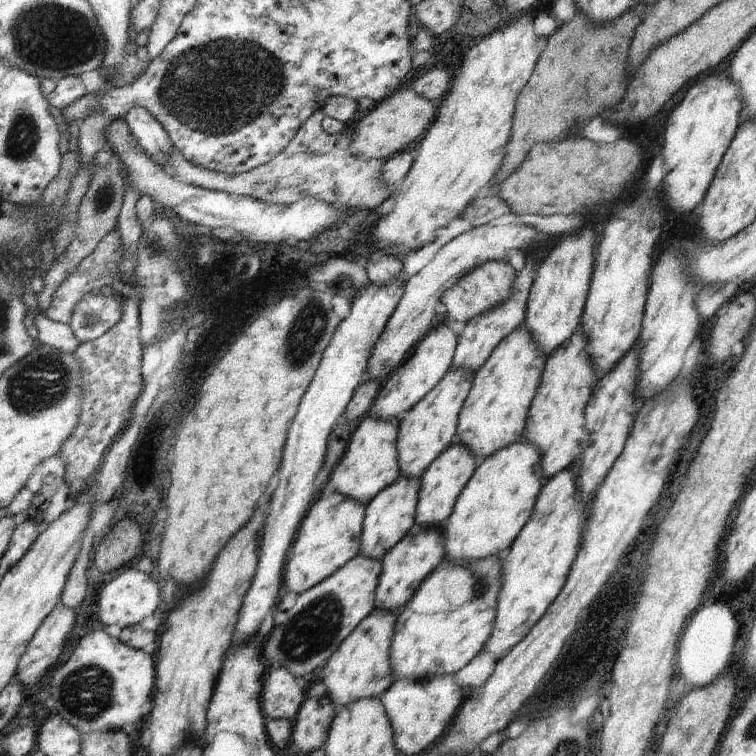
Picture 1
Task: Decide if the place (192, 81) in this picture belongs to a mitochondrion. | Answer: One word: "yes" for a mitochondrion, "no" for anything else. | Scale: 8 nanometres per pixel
yes

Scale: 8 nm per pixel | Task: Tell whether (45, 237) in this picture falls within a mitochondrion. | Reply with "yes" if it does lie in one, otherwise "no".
no

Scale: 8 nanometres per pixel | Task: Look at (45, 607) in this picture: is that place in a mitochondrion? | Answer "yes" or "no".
no

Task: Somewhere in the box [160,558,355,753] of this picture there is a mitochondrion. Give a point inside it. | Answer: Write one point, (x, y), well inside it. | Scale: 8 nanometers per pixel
(314, 628)

